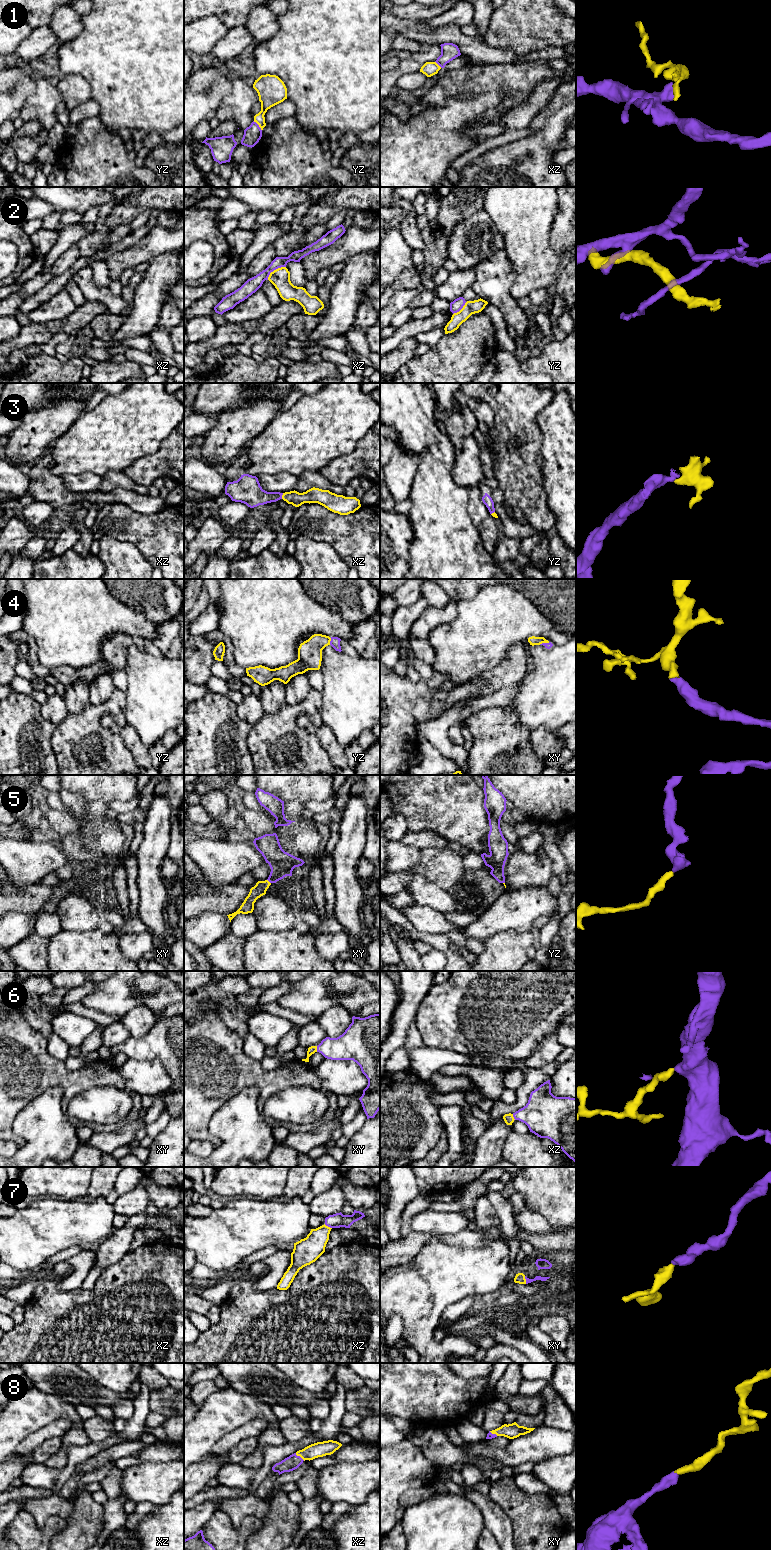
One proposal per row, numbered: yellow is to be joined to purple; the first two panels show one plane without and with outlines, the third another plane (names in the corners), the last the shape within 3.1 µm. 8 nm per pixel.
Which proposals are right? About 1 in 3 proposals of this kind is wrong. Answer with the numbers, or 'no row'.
3, 4, 5, 6, 7, 8

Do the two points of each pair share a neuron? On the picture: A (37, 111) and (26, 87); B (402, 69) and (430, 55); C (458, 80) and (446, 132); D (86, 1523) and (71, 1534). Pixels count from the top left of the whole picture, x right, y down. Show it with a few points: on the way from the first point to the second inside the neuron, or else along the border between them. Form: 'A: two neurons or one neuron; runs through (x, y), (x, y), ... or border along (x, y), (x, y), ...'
A: two neurons; border along (36, 78), (34, 91), (19, 111)
B: one neuron; runs through (409, 65), (423, 55)
C: two neurons; border along (477, 93), (455, 95), (444, 104), (433, 107)
D: one neuron; runs through (82, 1527), (75, 1534)

